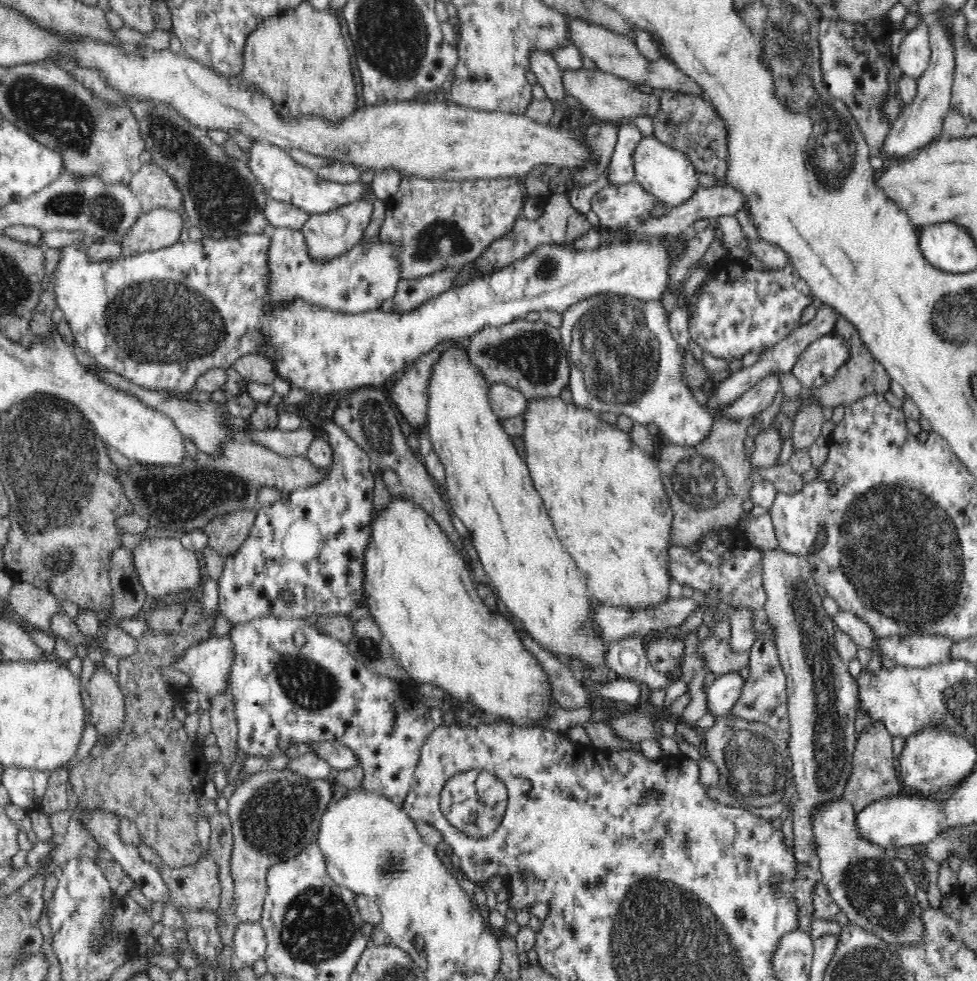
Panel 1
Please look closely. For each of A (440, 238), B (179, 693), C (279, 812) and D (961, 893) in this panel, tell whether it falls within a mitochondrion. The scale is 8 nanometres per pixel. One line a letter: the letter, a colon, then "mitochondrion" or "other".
A: mitochondrion
B: other
C: mitochondrion
D: other

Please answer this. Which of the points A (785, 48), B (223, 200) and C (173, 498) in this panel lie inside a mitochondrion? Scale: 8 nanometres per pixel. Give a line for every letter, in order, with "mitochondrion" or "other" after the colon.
A: mitochondrion
B: mitochondrion
C: mitochondrion

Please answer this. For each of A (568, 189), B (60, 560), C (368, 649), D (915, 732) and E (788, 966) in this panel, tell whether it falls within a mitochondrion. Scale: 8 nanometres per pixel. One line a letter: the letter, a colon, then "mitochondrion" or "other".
A: other
B: mitochondrion
C: mitochondrion
D: other
E: other

